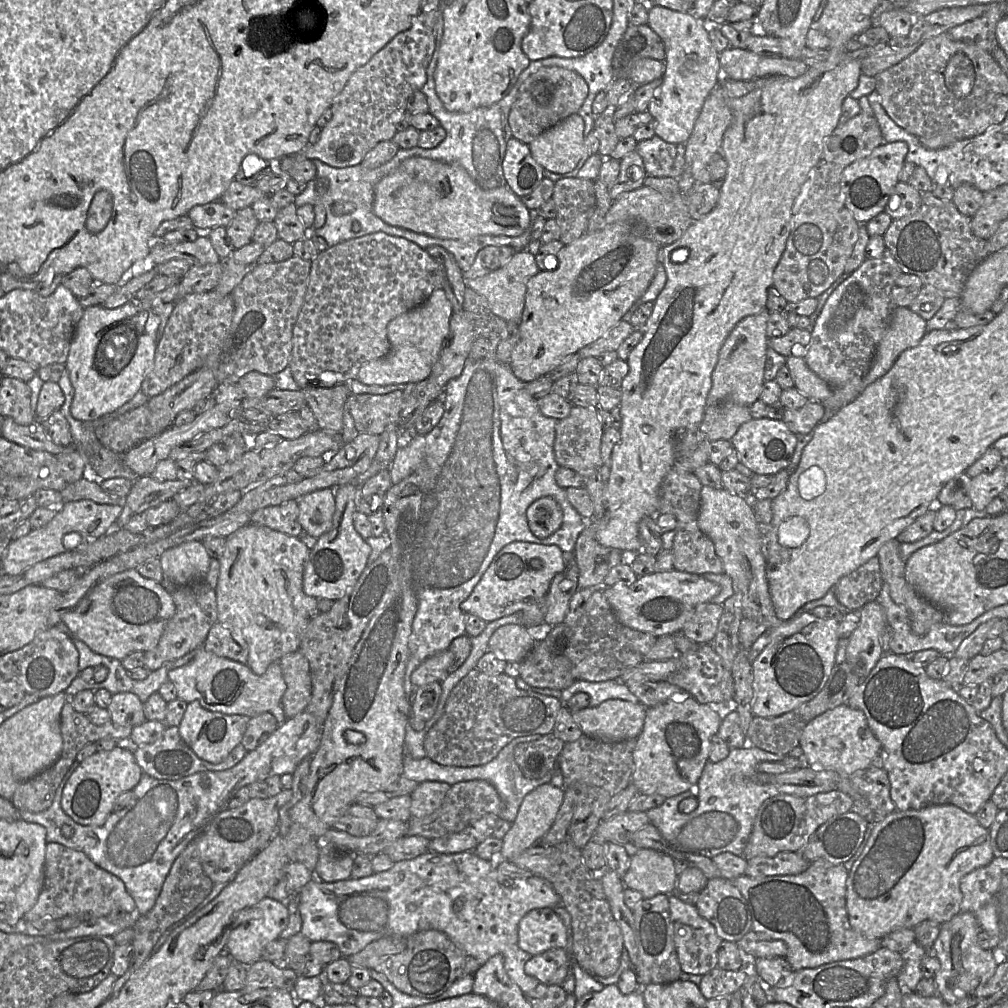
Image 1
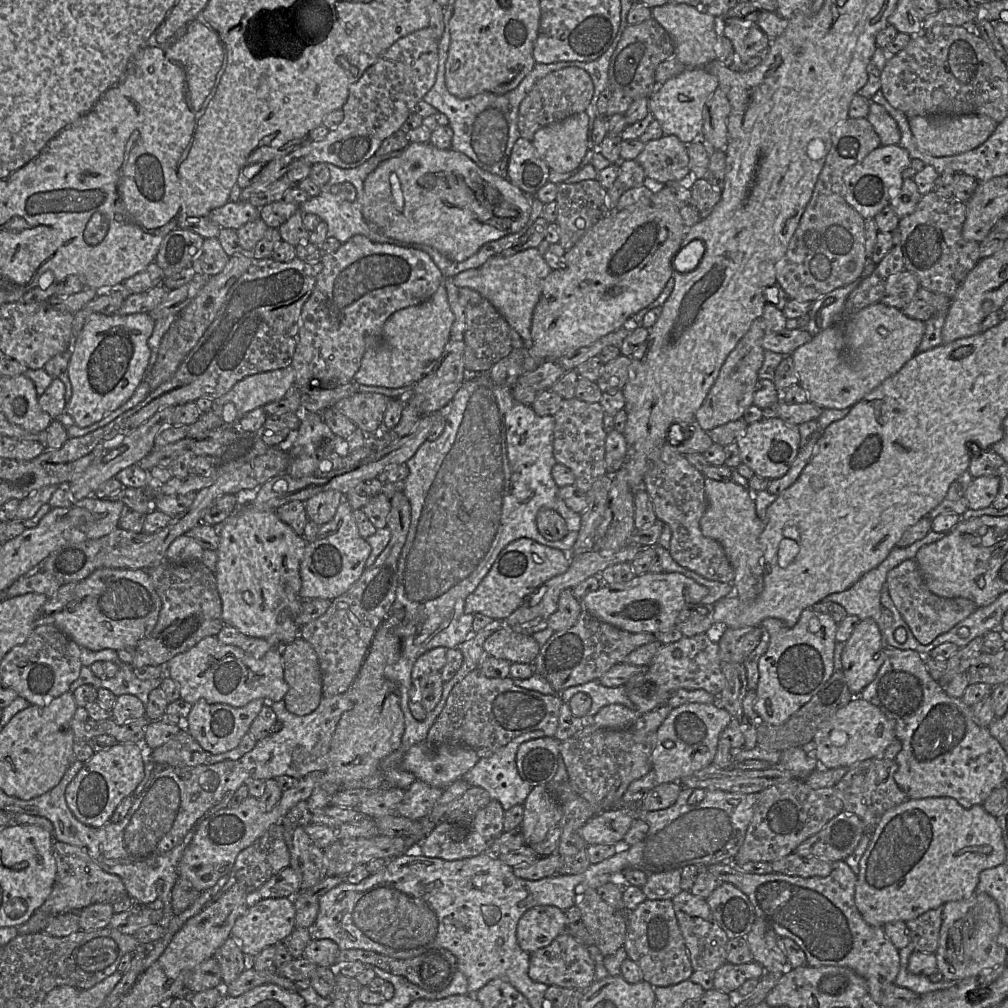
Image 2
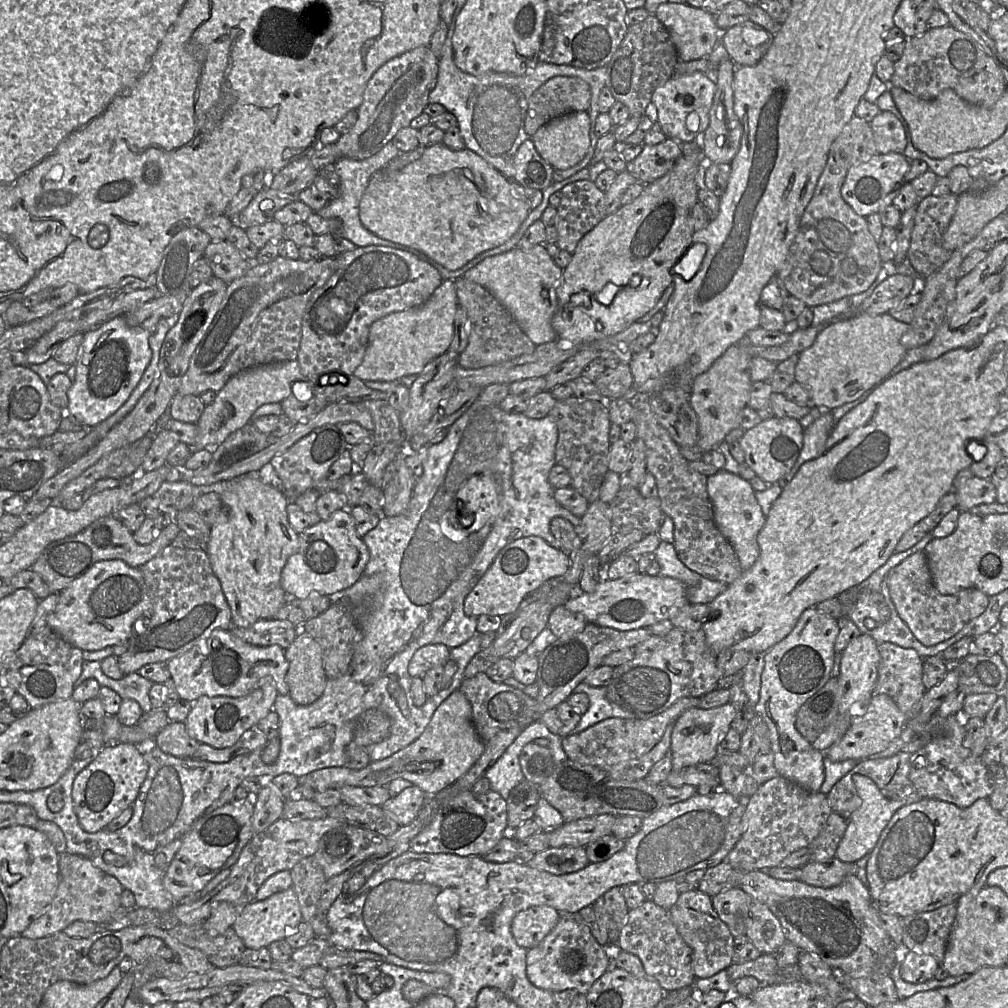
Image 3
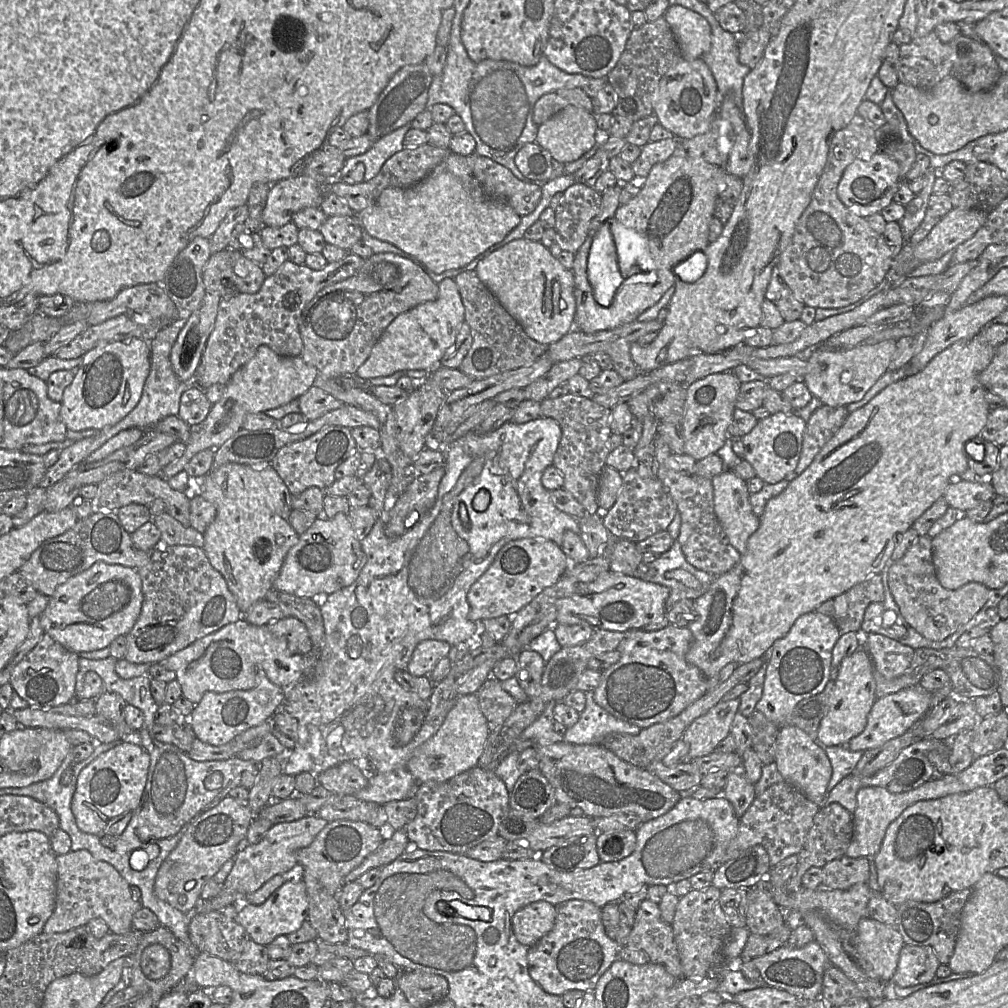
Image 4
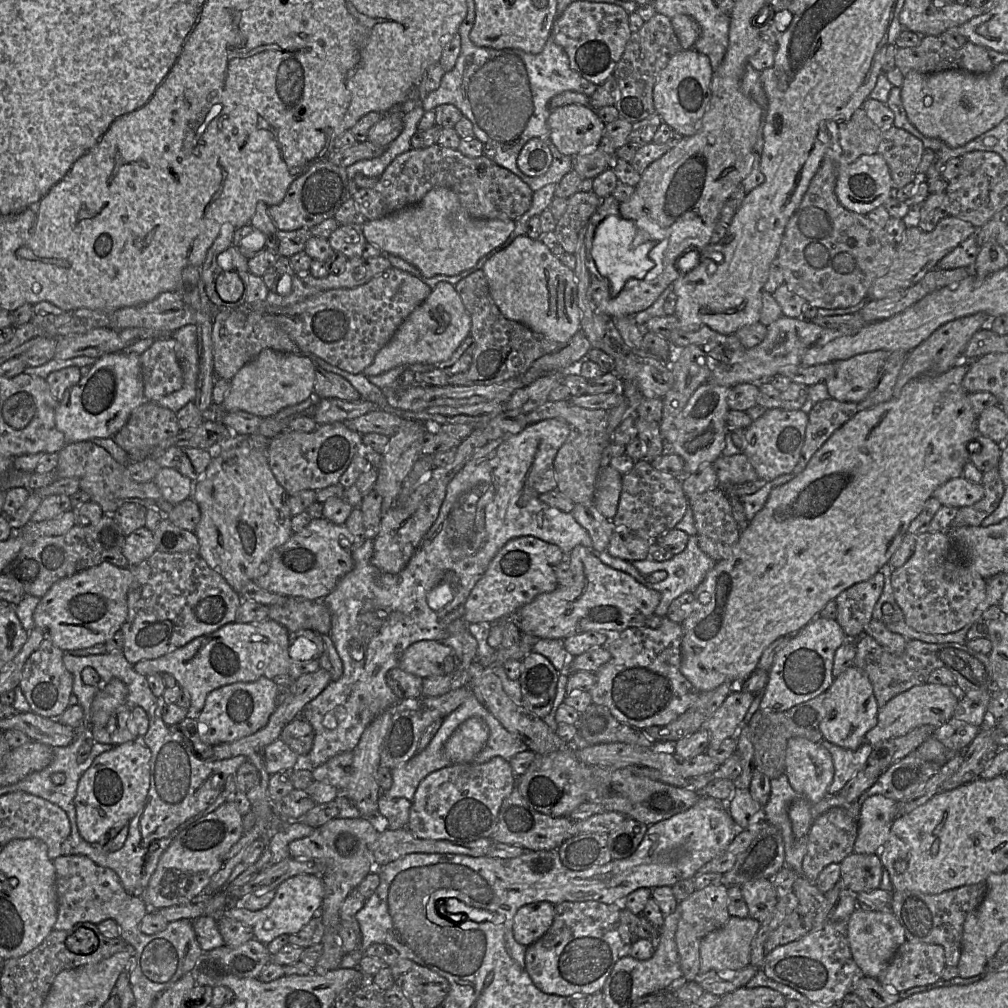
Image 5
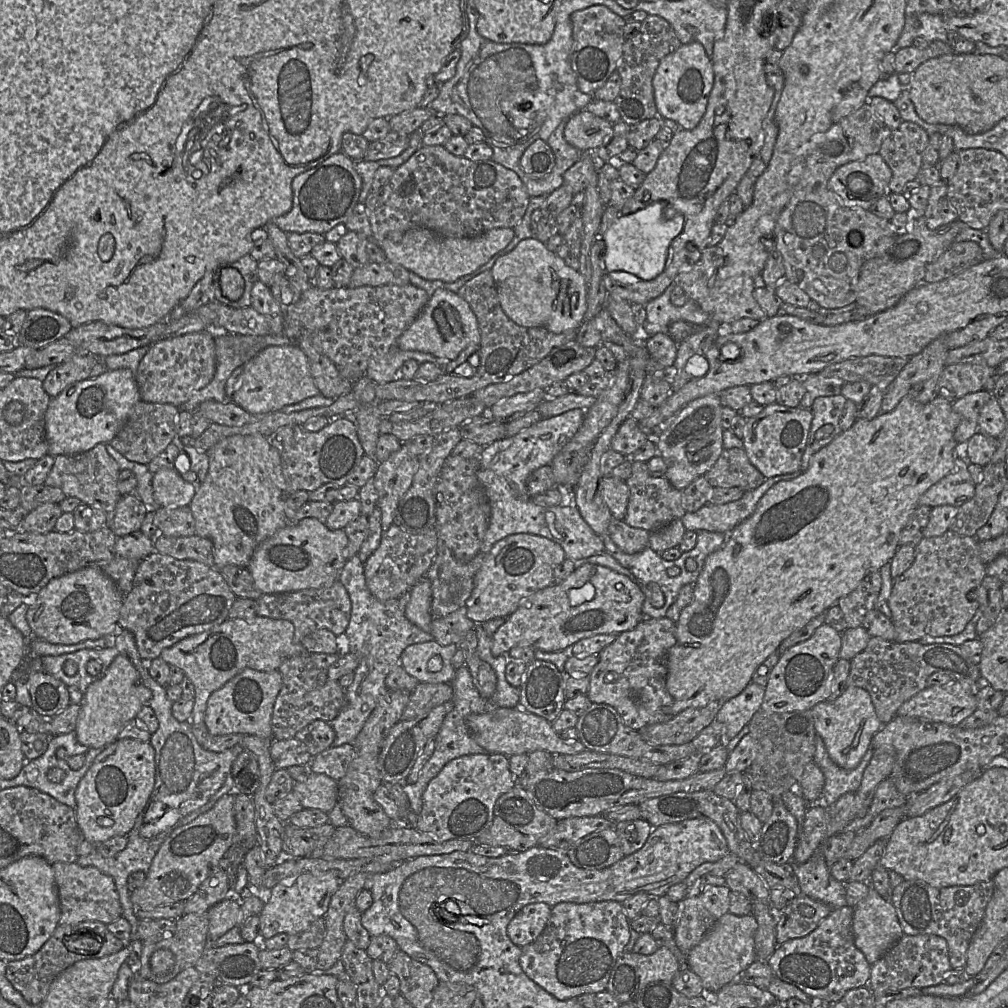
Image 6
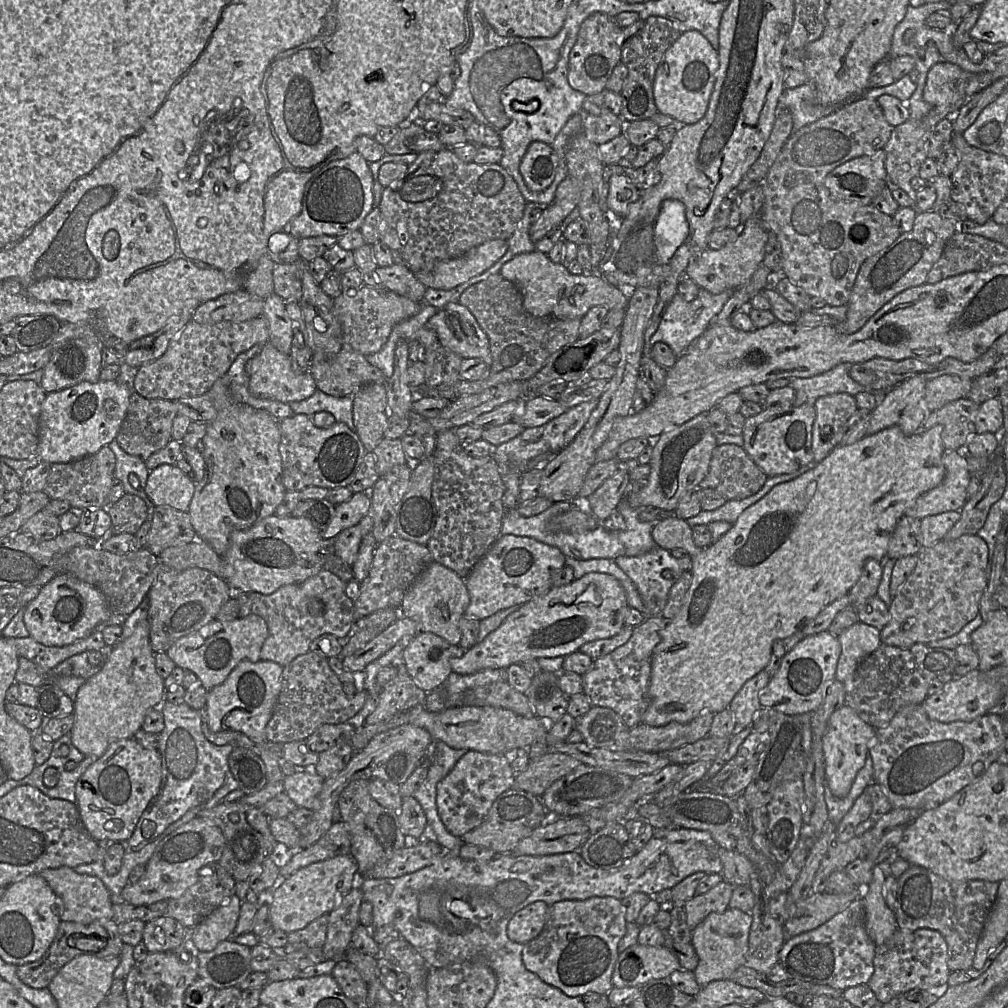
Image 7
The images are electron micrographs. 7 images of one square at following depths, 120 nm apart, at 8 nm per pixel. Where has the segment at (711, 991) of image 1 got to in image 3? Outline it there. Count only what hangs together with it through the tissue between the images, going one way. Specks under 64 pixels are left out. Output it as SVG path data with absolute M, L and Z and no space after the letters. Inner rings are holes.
M762 954L754 960L731 964L726 971L733 983L745 976L755 977L761 985L790 983L802 979L797 964L780 968L775 954Z

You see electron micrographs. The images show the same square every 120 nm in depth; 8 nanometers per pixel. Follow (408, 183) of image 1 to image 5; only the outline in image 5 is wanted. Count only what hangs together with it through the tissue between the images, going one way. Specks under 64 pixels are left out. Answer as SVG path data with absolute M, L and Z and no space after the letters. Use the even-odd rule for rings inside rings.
M435 187L414 205L362 225L366 241L380 248L382 253L398 256L417 267L425 277L457 275L473 268L490 251L502 245L514 231L514 220L475 219L461 206L457 194L446 187Z

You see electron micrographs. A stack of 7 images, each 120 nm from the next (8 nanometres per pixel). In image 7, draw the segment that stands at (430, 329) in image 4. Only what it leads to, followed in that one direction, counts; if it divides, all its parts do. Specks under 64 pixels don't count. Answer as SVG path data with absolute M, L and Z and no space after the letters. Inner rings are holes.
M459 302L439 309L428 321L440 344L463 359L478 357L490 366L489 340L470 310Z

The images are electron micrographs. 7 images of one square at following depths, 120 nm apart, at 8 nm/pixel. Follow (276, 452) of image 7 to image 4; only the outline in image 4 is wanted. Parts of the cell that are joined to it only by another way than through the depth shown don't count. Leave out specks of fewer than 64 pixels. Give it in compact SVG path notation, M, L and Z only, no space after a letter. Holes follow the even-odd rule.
M238 463L225 464L217 469L211 470L205 477L205 485L203 486L202 497L211 502L216 508L216 517L208 526L203 534L204 545L203 550L206 553L210 564L224 577L227 586L236 599L237 605L242 614L245 613L253 604L265 598L268 591L273 588L273 581L279 574L280 569L284 563L288 551L298 542L299 535L290 524L290 513L292 511L291 493L279 477L275 469L270 465L266 466L249 466Z

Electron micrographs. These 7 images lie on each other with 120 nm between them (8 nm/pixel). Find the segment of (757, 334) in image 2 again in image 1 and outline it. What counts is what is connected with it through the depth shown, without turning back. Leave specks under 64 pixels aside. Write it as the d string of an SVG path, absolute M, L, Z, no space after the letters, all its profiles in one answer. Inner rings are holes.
M765 308L758 314L744 317L727 336L719 350L718 360L712 372L707 406L721 401L732 401L749 406L759 399L764 382L763 374L768 348L766 327L769 313Z

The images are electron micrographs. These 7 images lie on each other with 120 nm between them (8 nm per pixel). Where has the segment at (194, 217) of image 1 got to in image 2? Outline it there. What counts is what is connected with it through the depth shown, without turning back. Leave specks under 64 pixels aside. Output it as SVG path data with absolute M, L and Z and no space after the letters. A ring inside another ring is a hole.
M230 199L225 205L213 209L208 217L221 228L237 230L246 223L259 218L260 208L248 201Z

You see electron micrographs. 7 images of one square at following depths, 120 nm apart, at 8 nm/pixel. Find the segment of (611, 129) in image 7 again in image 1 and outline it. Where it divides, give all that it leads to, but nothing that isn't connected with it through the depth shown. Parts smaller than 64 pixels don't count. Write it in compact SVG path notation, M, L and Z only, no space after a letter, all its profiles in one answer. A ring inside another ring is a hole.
M578 113L570 115L537 136L529 144L533 158L544 168L544 170L549 170L553 173L564 174L574 170L581 160L584 151L584 129L585 123L583 118Z

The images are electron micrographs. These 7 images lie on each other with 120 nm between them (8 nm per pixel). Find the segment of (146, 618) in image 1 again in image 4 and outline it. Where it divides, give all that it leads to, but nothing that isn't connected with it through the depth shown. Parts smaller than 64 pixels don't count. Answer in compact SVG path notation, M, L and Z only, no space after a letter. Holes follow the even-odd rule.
M96 562L87 570L59 585L40 617L45 634L75 653L108 647L118 636L126 636L138 620L143 603L137 570Z

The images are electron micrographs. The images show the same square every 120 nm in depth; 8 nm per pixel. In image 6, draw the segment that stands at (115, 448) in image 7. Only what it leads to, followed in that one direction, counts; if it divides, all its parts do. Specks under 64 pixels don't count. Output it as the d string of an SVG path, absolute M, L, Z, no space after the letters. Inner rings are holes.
M110 443L105 444L105 447L109 455L117 462L120 470L128 469L134 473L137 479L137 486L135 491L131 492L129 495L138 497L145 504L147 512L156 512L160 505L154 499L152 490L153 473L149 471L148 466L129 461L121 453L115 450Z

